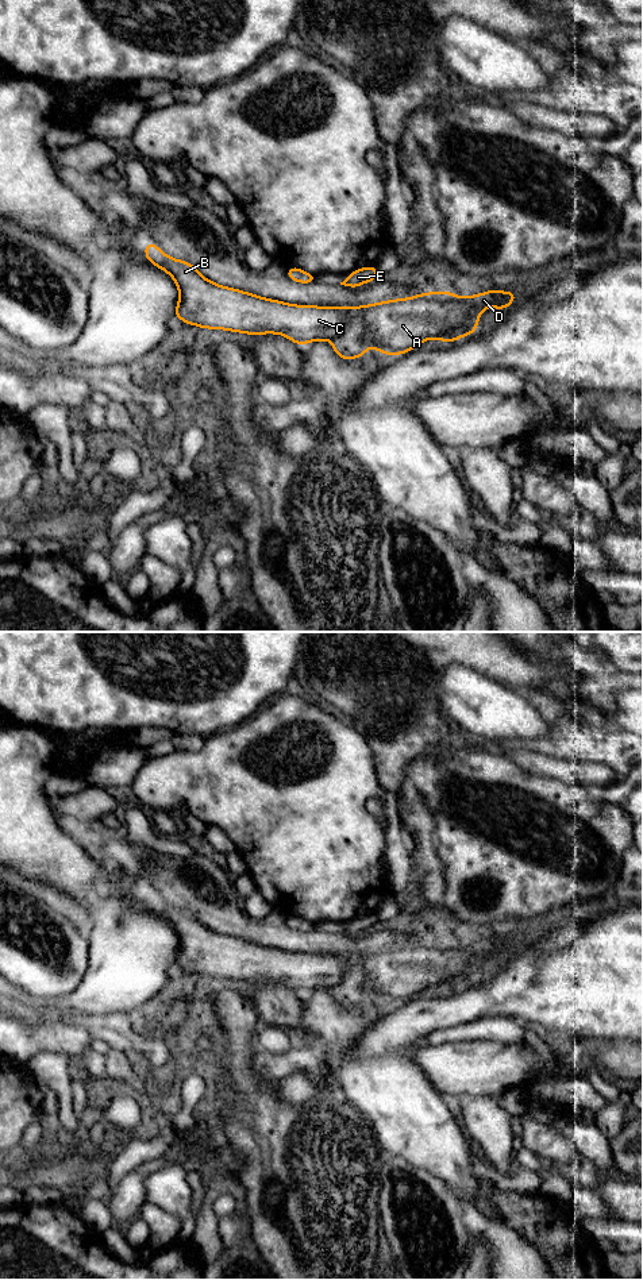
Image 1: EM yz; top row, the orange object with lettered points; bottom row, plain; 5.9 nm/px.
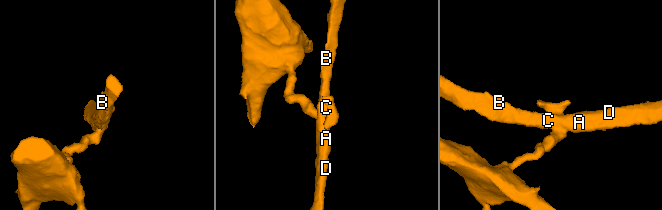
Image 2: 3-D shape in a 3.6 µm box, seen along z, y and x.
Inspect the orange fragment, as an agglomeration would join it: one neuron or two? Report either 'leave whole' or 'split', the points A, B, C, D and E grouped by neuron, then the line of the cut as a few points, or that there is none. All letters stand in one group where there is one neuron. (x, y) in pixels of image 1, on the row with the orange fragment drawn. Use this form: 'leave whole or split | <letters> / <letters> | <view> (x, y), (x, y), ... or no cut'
split | A B C D / E | yz (365, 322), (359, 317), (353, 317), (331, 340)

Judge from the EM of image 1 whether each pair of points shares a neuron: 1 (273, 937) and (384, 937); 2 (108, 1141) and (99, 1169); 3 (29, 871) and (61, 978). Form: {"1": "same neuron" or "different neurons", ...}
{"1": "same neuron", "2": "different neurons", "3": "different neurons"}

